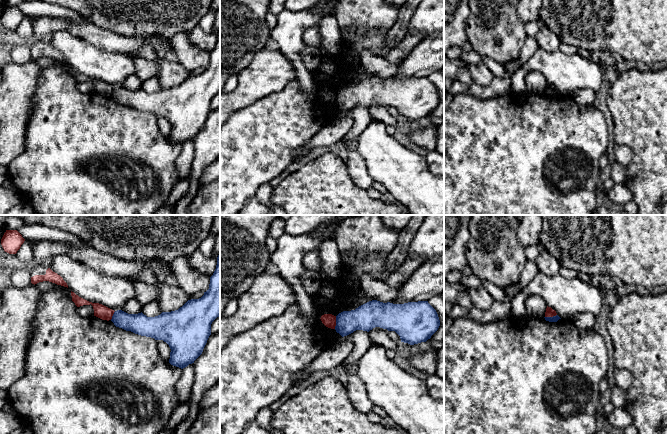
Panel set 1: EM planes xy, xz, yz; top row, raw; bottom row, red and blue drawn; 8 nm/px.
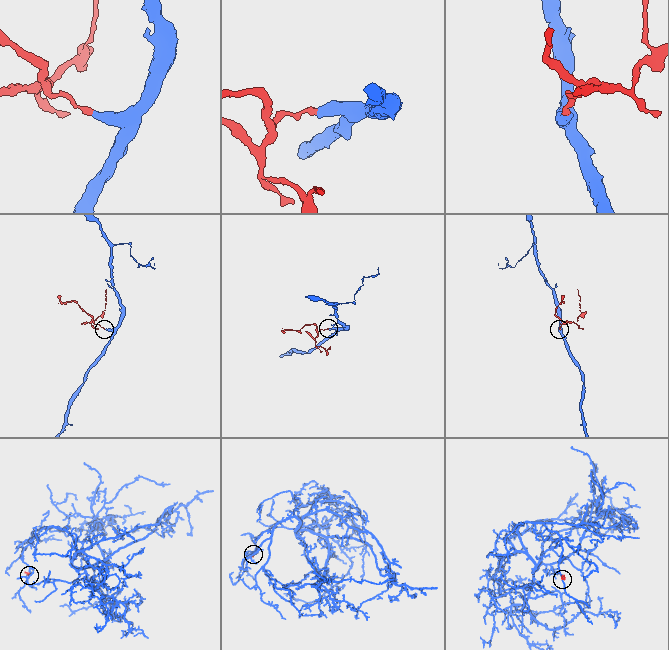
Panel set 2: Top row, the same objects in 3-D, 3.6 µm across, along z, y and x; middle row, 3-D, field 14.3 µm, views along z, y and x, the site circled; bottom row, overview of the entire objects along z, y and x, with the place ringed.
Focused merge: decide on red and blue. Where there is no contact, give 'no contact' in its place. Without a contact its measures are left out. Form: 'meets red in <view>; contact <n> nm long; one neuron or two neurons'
meets red in xz; contact 110 nm long; two neurons

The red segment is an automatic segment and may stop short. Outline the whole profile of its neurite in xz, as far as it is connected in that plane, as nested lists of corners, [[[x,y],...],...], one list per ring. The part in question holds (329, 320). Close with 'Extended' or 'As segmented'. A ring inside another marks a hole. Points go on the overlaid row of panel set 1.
[[[324,314],[321,316],[320,319],[326,327],[331,328],[331,329],[335,329],[336,316],[334,316],[332,314]]]. As segmented

